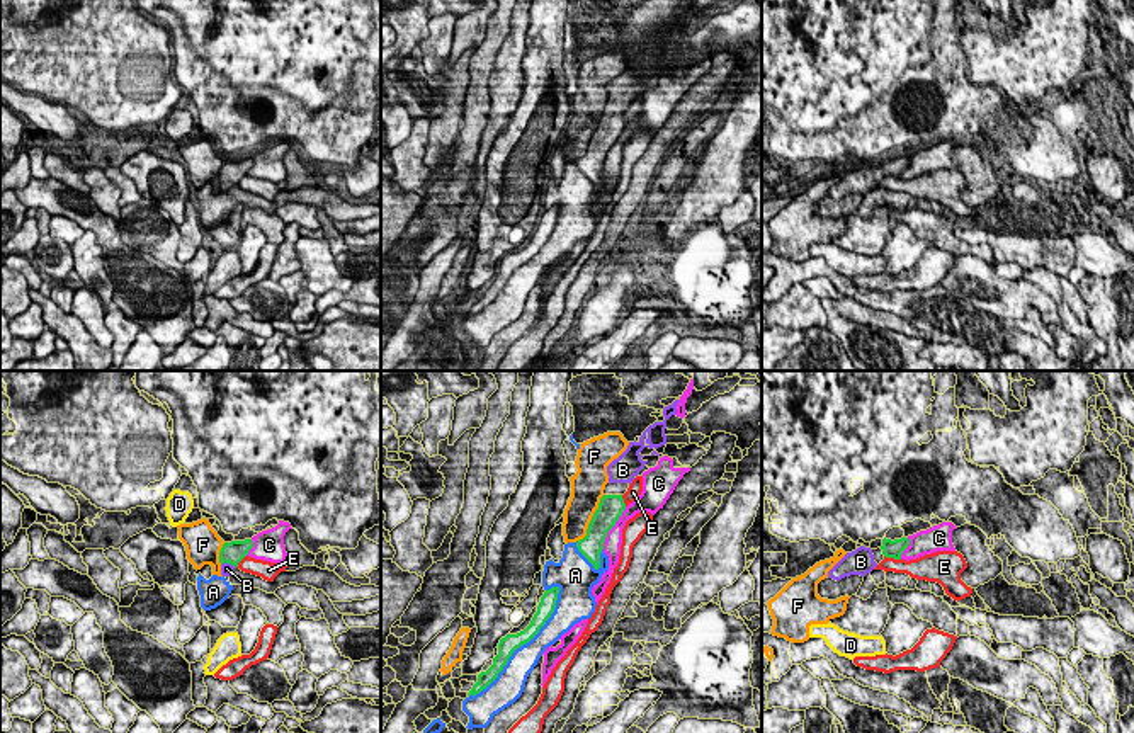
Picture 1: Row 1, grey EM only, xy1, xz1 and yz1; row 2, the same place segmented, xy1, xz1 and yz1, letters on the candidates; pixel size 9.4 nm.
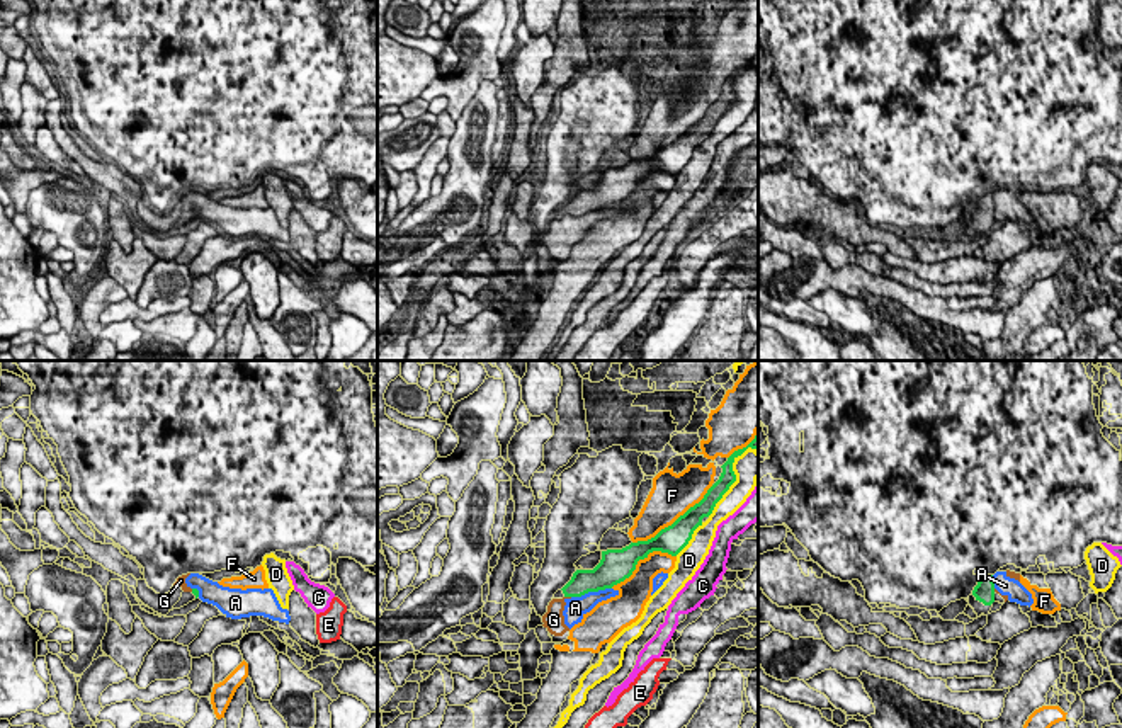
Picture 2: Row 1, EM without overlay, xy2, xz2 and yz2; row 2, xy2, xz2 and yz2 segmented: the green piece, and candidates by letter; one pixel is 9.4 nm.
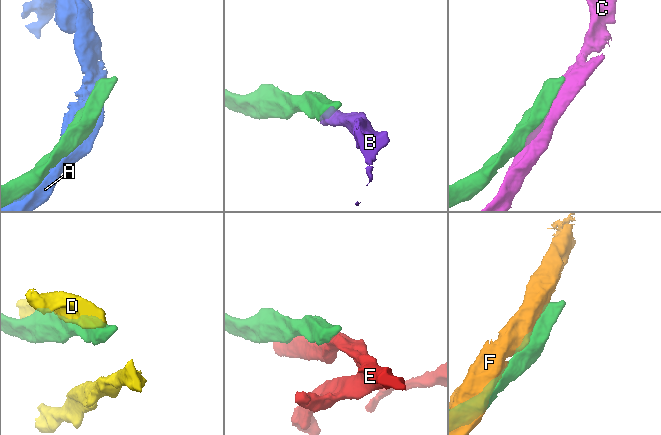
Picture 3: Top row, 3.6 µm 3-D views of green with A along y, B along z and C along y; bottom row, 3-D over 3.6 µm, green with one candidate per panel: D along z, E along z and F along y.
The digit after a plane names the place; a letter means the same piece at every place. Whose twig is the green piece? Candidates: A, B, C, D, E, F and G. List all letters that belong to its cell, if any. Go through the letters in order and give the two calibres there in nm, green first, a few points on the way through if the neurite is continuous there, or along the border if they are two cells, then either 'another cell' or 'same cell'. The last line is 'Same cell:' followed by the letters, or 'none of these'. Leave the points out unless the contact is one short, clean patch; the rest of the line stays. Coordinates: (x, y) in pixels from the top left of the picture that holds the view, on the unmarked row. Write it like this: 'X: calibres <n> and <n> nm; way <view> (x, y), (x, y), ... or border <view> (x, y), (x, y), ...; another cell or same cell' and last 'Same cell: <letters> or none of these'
A: calibres 170 and 240 nm; another cell
B: calibres 200 and 120 nm; way xy1 (235, 170), (228, 181), (226, 187); same cell
C: calibres 240 and 160 nm; another cell
D: calibres 280 and 240 nm; another cell
E: calibres 160 and 180 nm; border yz1 (884, 174), (900, 179); another cell
F: calibres 280 and 400 nm; another cell
G: calibres 240 and 170 nm; border xz2 (565, 215), (570, 216); another cell
Same cell: B

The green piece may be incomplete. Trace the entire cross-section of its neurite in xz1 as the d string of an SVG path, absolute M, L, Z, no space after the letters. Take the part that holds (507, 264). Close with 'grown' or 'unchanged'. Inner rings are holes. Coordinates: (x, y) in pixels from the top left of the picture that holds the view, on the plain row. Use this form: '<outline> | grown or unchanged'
M553 206L544 211L541 216L541 221L537 224L537 231L534 233L530 243L517 252L517 253L507 253L498 262L498 274L493 277L493 284L478 294L478 301L473 304L468 315L476 315L483 308L486 308L503 289L512 272L520 267L522 264L529 262L539 248L546 243L546 240L551 236L556 226L559 206Z | unchanged

